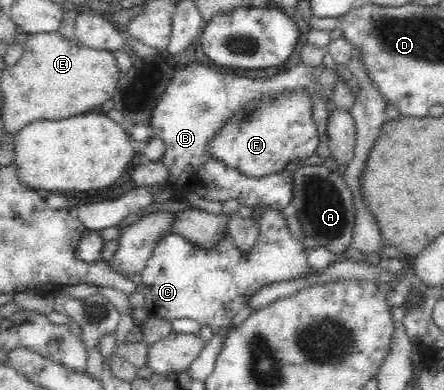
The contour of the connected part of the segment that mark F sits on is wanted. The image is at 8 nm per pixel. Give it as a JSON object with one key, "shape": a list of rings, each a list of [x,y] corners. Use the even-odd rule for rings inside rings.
{"shape":[[[279,93],[277,98],[253,101],[227,120],[207,151],[227,167],[253,177],[274,174],[288,168],[289,163],[297,165],[319,145],[312,109],[313,104],[305,93]]]}

